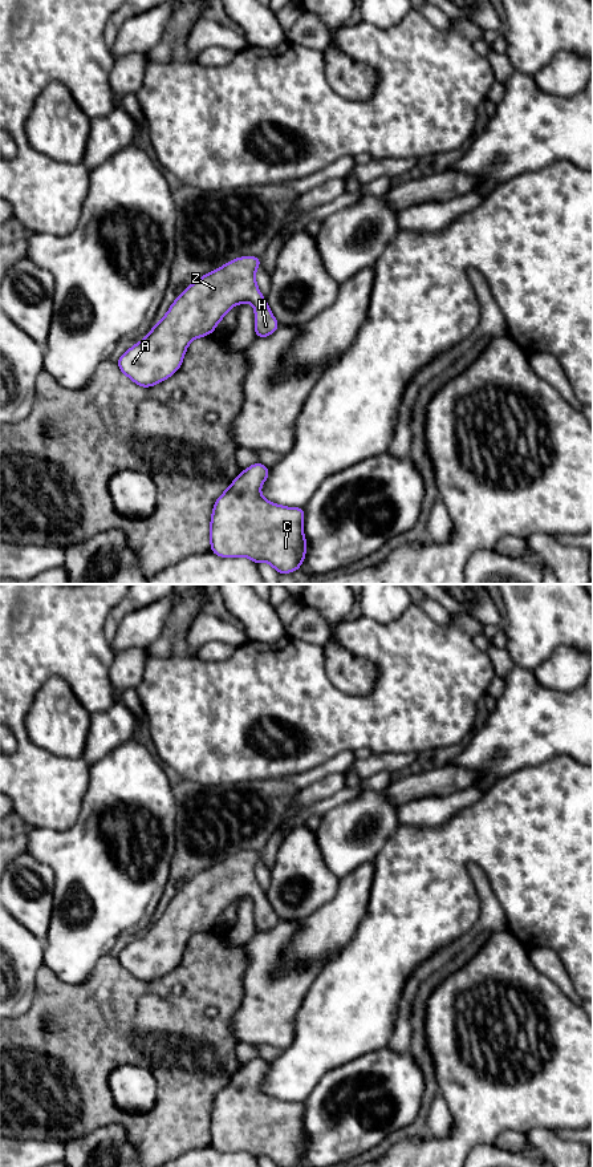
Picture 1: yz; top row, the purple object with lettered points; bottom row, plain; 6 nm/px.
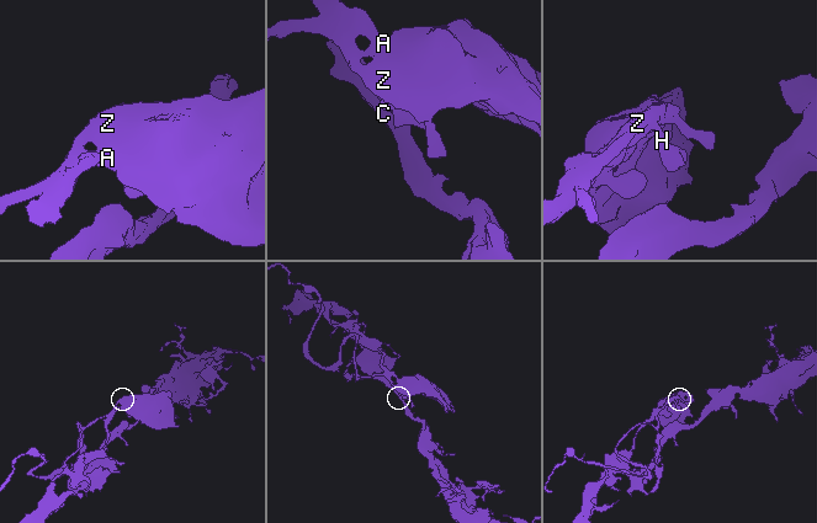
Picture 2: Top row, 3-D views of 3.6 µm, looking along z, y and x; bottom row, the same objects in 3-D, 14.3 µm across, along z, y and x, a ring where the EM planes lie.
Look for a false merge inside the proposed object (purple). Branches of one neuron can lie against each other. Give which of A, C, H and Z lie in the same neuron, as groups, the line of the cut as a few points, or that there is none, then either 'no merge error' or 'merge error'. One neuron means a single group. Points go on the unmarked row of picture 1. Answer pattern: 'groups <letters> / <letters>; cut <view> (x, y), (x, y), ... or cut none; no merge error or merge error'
groups A C H Z; cut none; no merge error

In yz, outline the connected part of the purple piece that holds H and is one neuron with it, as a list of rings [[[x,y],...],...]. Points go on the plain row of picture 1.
[[[241,851],[195,875],[176,892],[165,912],[151,923],[149,929],[117,955],[119,965],[143,982],[165,976],[180,963],[188,939],[194,933],[211,929],[227,907],[243,897],[251,897],[255,901],[256,932],[267,932],[275,928],[279,917],[259,886],[255,874],[260,858],[260,852]]]

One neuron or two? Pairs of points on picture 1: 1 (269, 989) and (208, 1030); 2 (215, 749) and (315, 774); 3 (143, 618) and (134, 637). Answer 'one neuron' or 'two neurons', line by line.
1: two neurons
2: two neurons
3: one neuron

